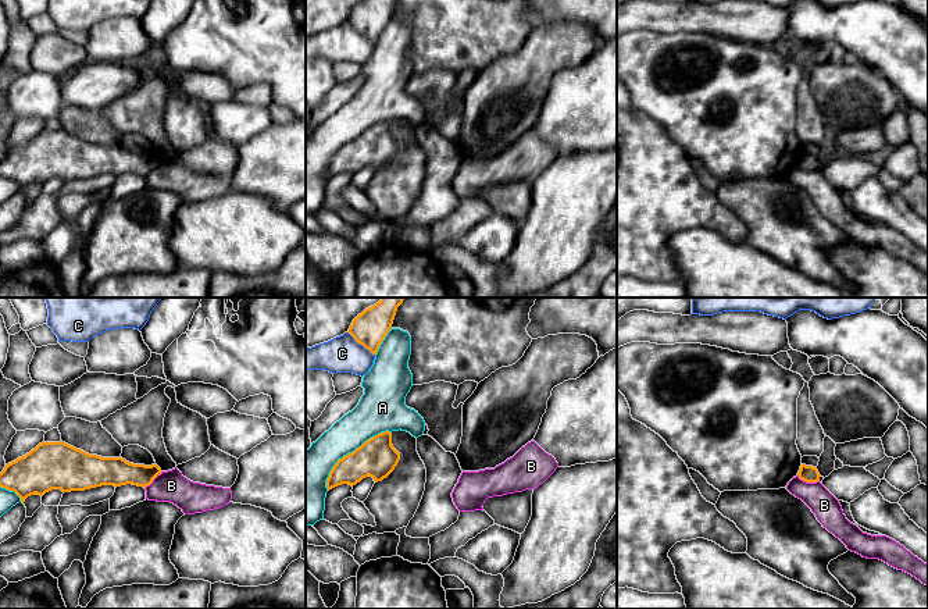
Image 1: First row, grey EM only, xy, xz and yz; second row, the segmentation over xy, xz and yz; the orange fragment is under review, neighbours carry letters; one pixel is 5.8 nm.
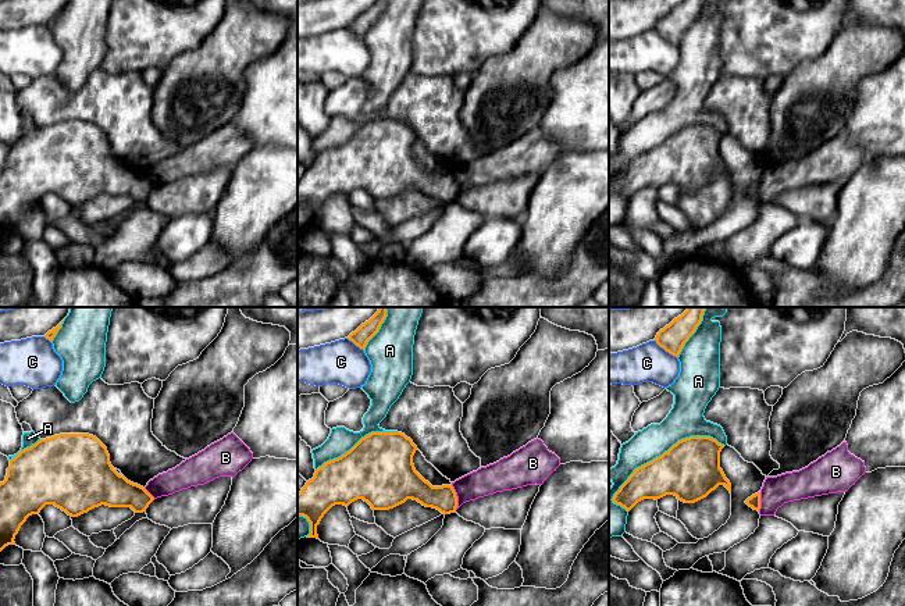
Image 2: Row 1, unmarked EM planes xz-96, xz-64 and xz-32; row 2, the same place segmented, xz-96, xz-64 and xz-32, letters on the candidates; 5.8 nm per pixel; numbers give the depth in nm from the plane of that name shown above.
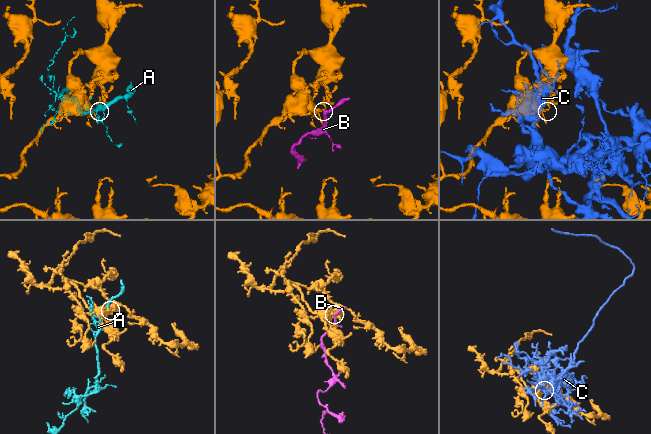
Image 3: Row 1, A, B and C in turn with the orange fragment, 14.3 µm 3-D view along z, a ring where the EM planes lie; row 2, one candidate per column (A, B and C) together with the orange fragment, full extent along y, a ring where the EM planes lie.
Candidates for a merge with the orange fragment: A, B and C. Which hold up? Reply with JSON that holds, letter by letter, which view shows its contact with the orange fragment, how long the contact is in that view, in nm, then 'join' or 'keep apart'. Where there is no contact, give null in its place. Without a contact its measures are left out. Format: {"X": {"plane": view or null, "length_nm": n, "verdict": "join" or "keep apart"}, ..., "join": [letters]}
{"A": {"plane": "xz", "length_nm": 500, "verdict": "keep apart"}, "B": {"plane": "yz", "length_nm": 130, "verdict": "keep apart"}, "C": {"plane": "xz", "length_nm": 220, "verdict": "keep apart"}, "join": []}

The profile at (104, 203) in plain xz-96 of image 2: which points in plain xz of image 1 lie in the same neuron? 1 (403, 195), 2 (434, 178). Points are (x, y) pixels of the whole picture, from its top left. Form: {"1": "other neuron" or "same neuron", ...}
{"1": "same neuron", "2": "other neuron"}

